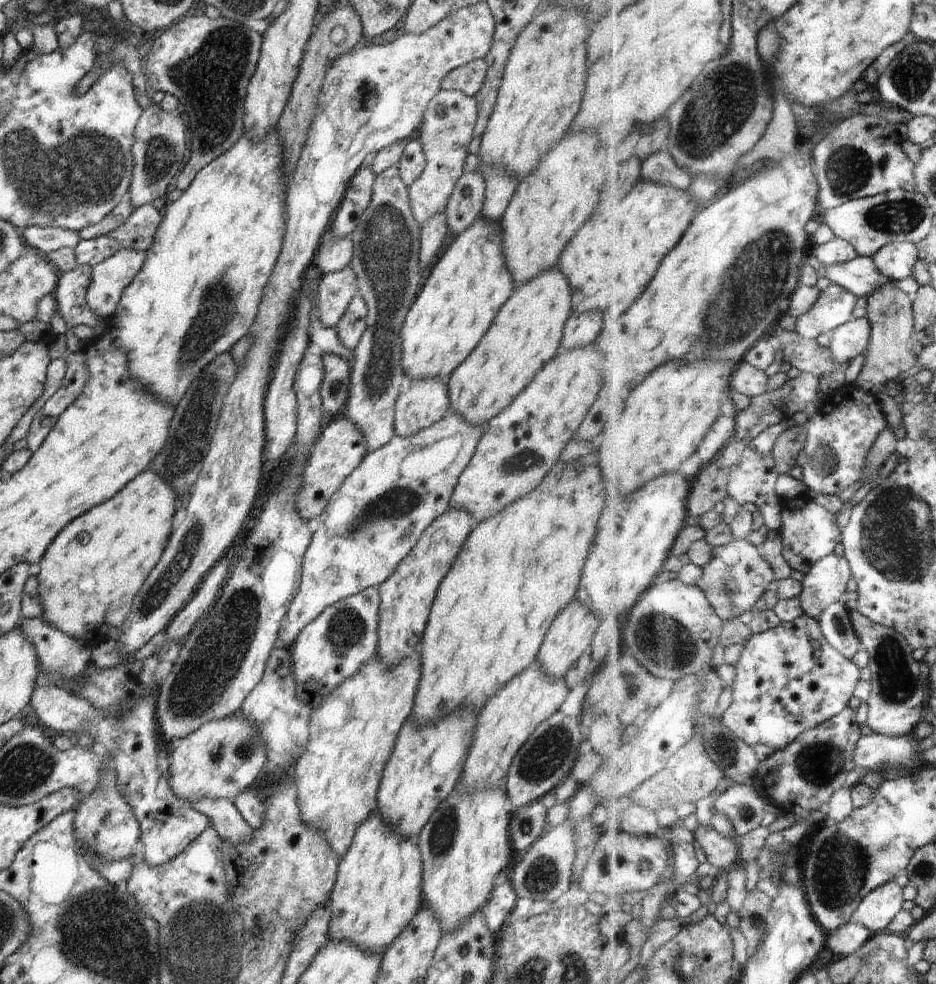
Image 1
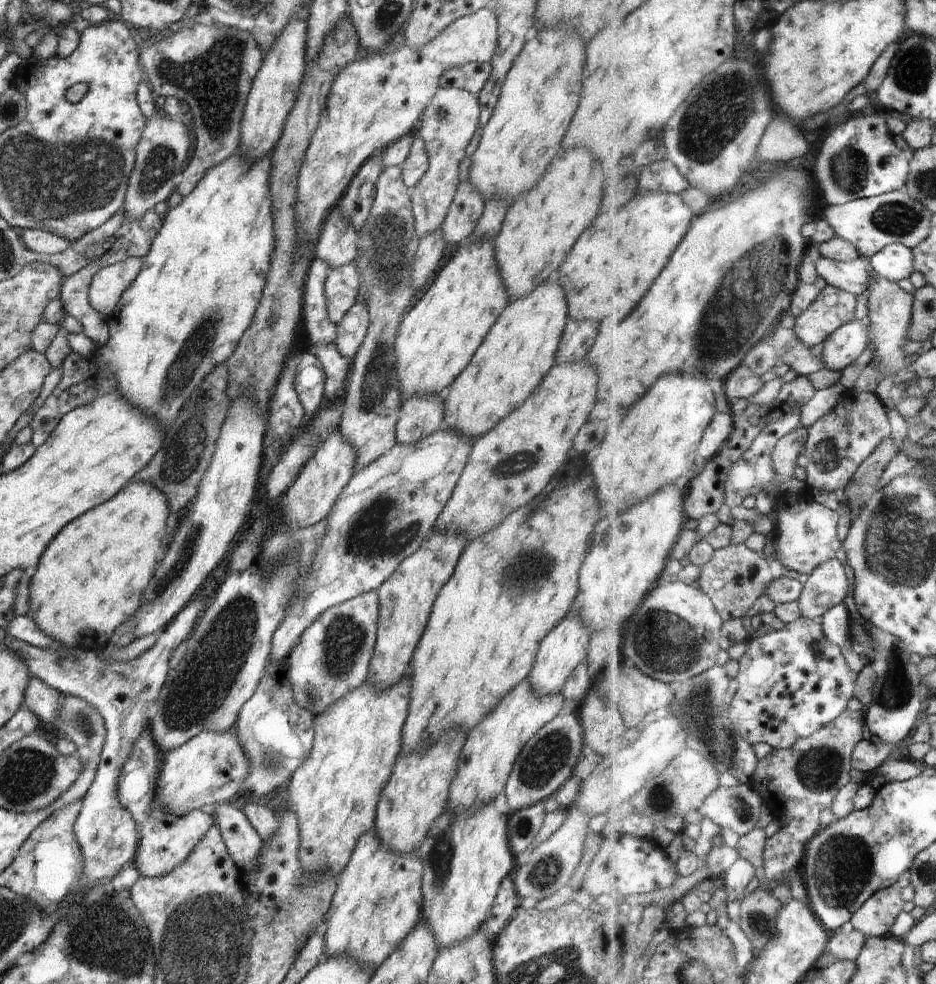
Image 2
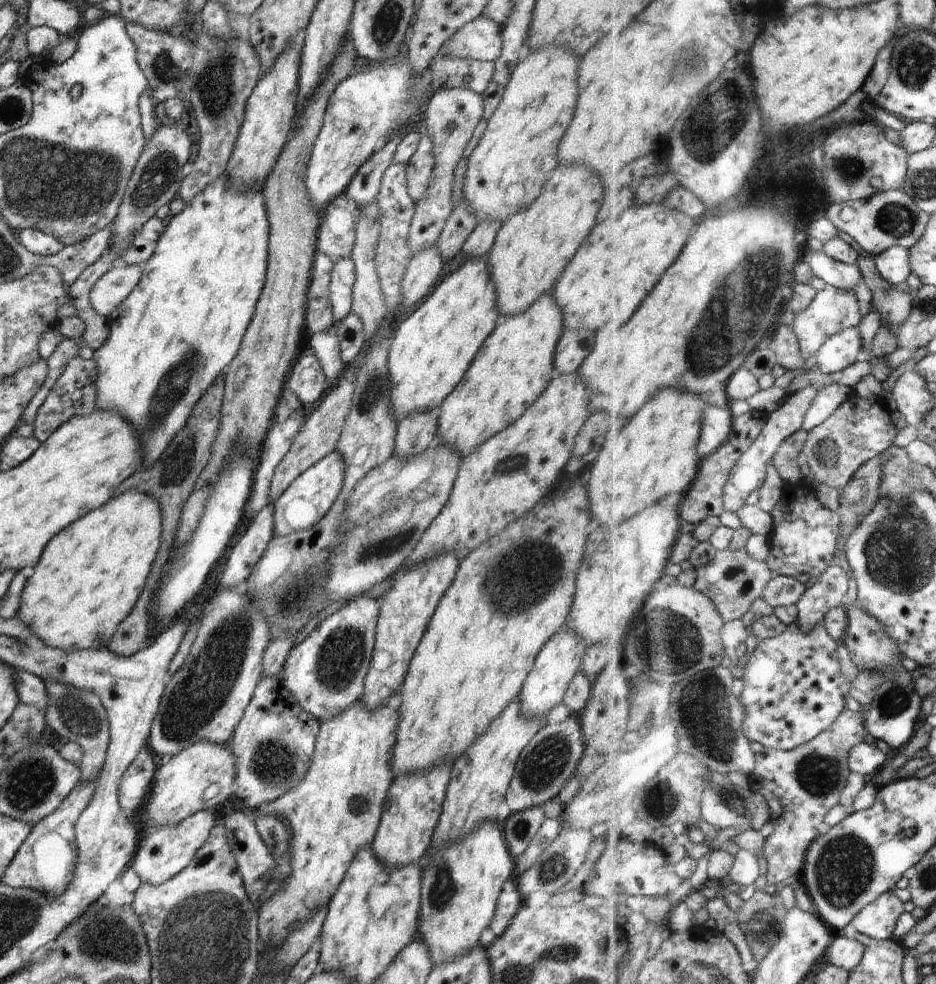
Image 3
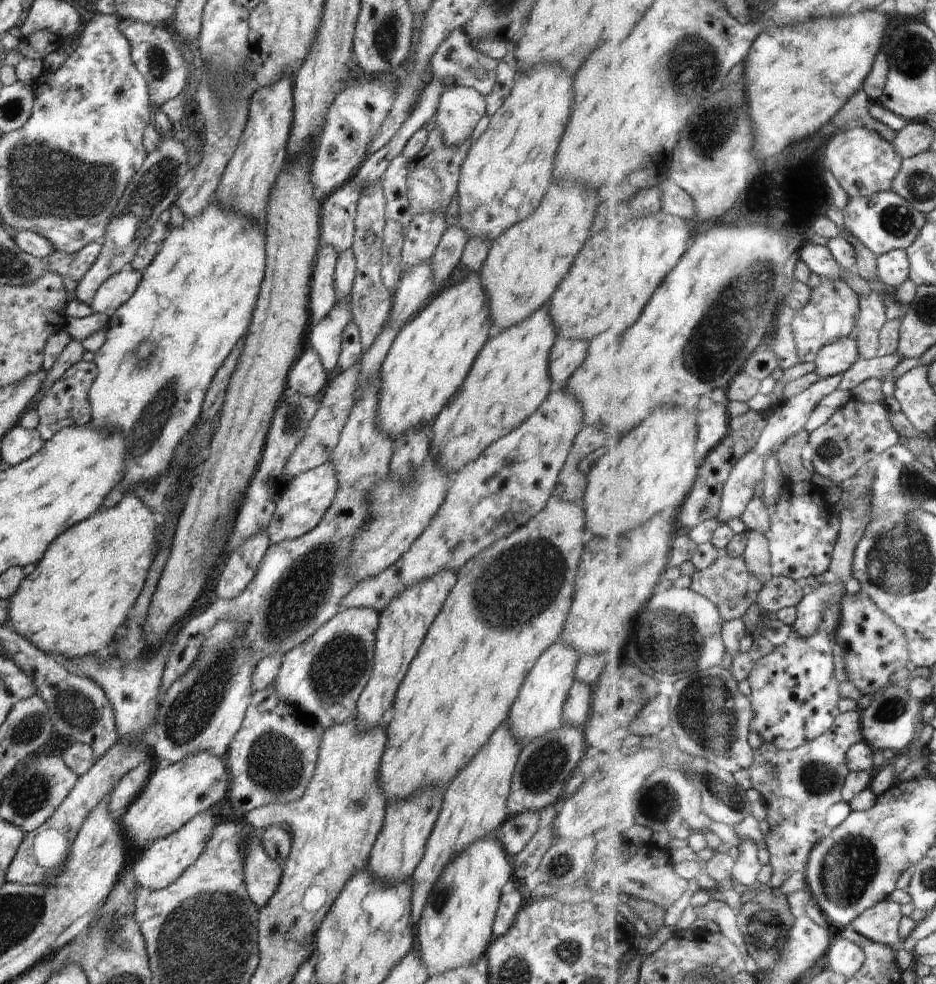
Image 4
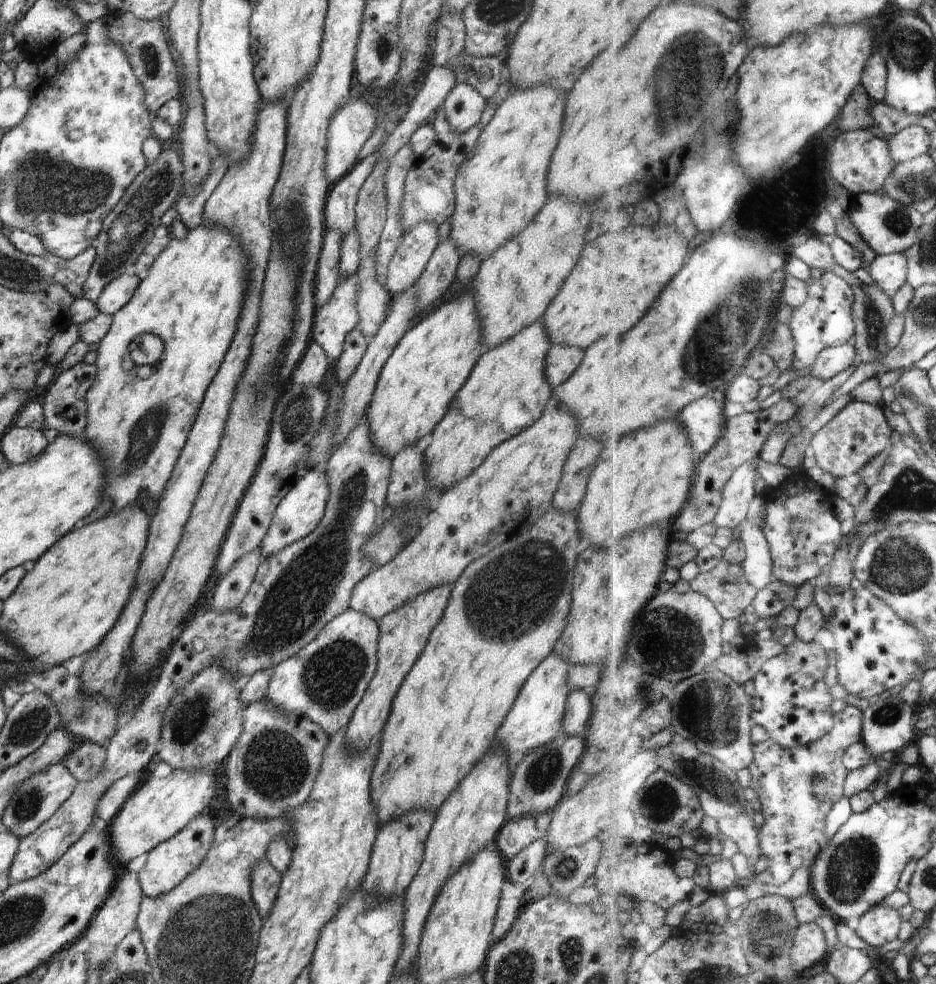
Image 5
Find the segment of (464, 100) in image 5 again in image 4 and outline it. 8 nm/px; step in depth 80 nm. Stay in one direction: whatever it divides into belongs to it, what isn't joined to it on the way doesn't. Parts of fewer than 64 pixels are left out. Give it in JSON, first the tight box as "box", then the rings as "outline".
{"box":[432,87,486,146],"outline":[[[446,87],[432,122],[440,130],[444,146],[458,146],[470,138],[479,120],[486,115],[484,96],[469,87]]]}

